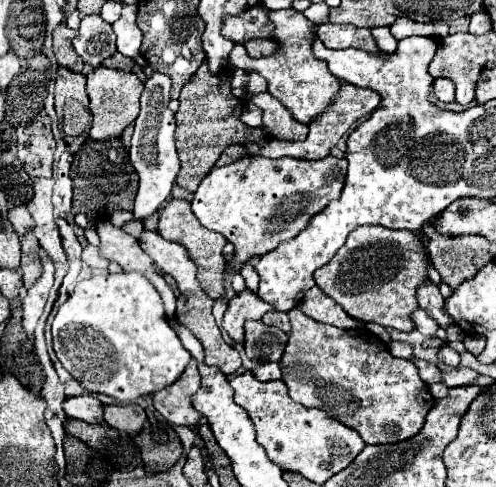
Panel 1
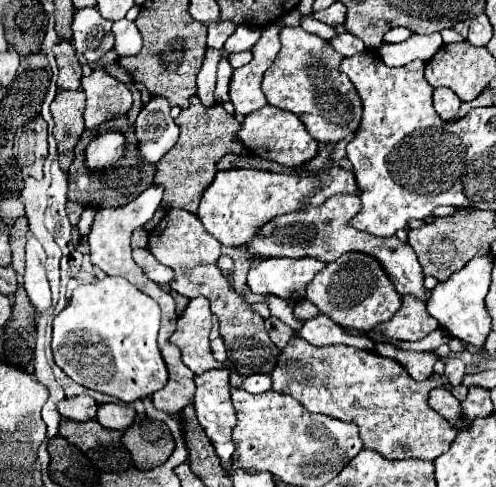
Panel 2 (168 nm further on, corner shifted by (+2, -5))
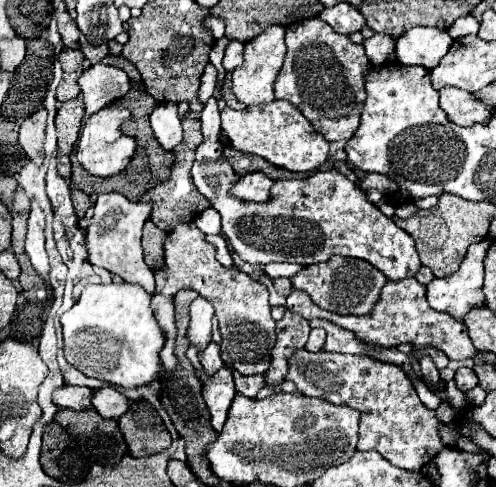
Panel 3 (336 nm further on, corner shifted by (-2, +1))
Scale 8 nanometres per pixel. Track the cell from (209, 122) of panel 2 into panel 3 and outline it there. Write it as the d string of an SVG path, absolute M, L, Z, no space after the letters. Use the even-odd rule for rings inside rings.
M186 114L184 120L182 120L182 126L184 126L184 140L182 144L178 144L172 152L174 152L174 164L170 168L170 176L156 184L152 190L148 190L142 200L144 202L154 202L154 208L152 208L152 216L150 220L162 228L162 230L172 230L176 226L176 222L184 222L184 220L194 220L198 218L198 214L202 210L206 210L210 206L210 200L206 200L198 190L196 186L192 184L192 176L190 176L190 170L192 170L192 164L194 164L194 152L196 148L202 144L204 136L200 132L200 120L194 116L194 114Z

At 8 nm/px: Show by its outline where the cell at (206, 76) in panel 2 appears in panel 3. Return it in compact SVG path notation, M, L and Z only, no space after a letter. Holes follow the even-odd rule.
M210 98L200 112L204 142L196 150L192 166L192 180L202 196L212 200L212 206L222 216L222 234L232 250L248 264L296 262L302 266L324 262L334 254L362 258L374 264L388 280L404 280L416 276L420 260L414 240L386 218L342 172L318 172L304 180L280 180L272 186L272 200L268 204L242 204L228 196L230 184L236 182L232 166L222 156L220 140L220 112L218 100Z

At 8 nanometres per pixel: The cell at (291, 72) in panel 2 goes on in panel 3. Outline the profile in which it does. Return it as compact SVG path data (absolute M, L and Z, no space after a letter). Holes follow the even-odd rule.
M308 18L300 24L290 24L286 30L286 58L278 72L278 78L274 82L274 94L280 100L292 102L314 126L316 132L320 132L326 140L348 140L358 124L360 114L366 100L364 90L364 72L370 68L370 60L364 54L364 46L354 44L348 40L348 36L342 36L334 32L326 22L320 18Z

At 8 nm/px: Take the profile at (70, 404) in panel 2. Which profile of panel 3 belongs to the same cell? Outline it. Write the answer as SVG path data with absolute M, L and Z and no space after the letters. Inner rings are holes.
M62 386L52 396L58 408L70 408L70 410L92 408L92 398L94 398L94 390L82 386Z

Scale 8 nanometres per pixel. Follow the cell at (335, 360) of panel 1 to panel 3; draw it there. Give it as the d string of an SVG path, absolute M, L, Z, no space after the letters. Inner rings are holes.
M306 348L296 350L288 358L286 380L296 384L296 392L304 396L316 396L328 400L336 406L350 406L360 410L360 440L358 450L376 450L394 466L404 470L424 468L436 452L444 448L442 428L448 428L456 440L456 446L462 450L480 450L472 440L462 436L462 430L456 422L444 424L436 418L436 410L426 408L410 378L402 368L386 362L378 362L370 356L354 356L318 350L310 352Z

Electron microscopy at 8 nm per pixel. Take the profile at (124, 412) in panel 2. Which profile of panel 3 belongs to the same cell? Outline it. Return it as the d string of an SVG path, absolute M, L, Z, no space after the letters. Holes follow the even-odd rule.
M110 386L98 390L92 404L94 404L96 412L104 418L118 420L120 416L124 416L128 412L128 398L122 392L118 392L116 388L110 388Z

